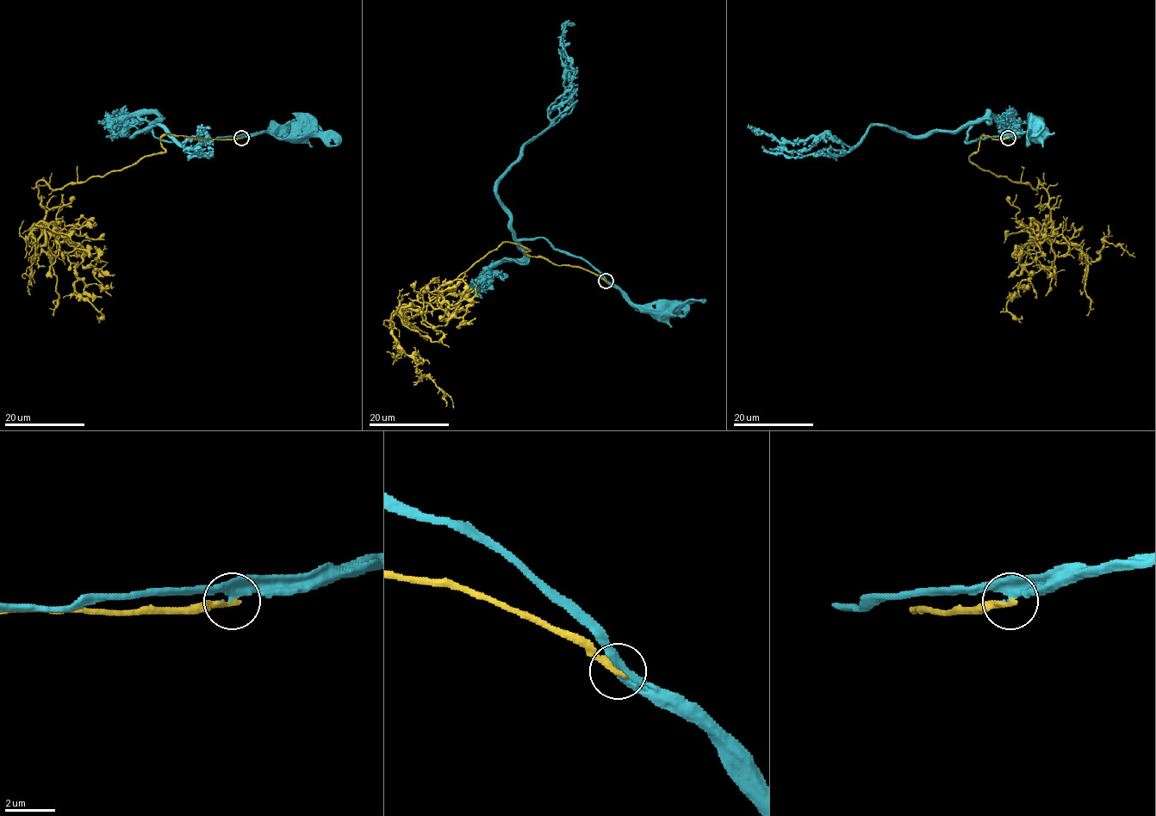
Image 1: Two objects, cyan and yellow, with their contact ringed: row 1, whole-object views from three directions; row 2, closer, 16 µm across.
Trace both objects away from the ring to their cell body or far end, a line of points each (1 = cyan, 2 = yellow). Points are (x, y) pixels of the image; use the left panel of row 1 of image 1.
1: (241, 138), (270, 132), (281, 126), (307, 126)
2: (241, 138), (165, 134), (130, 166), (36, 182), (36, 244), (47, 225), (83, 249), (73, 294), (96, 316)

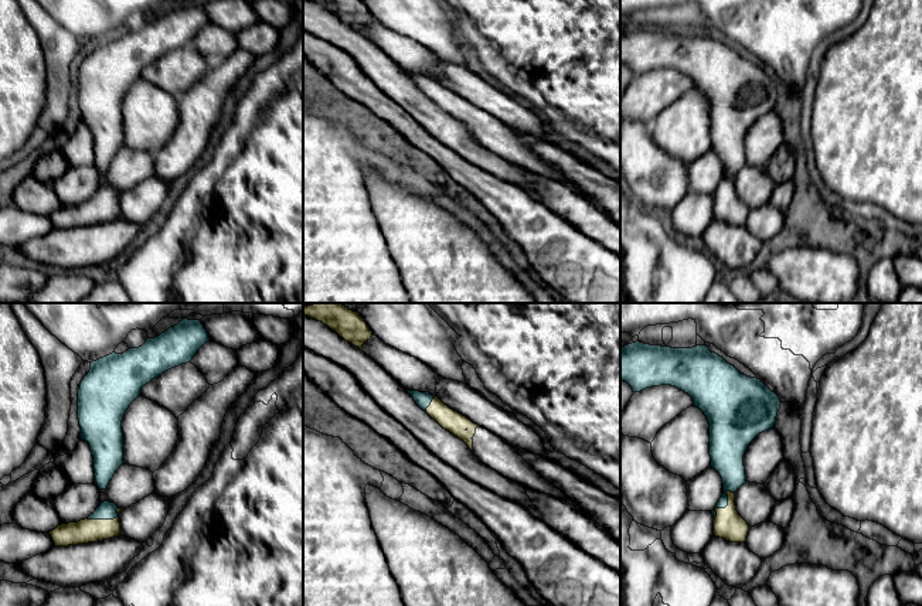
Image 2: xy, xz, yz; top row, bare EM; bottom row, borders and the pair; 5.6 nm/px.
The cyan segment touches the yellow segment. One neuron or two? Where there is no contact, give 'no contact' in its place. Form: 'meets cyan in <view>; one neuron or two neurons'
meets cyan in yz; two neurons

